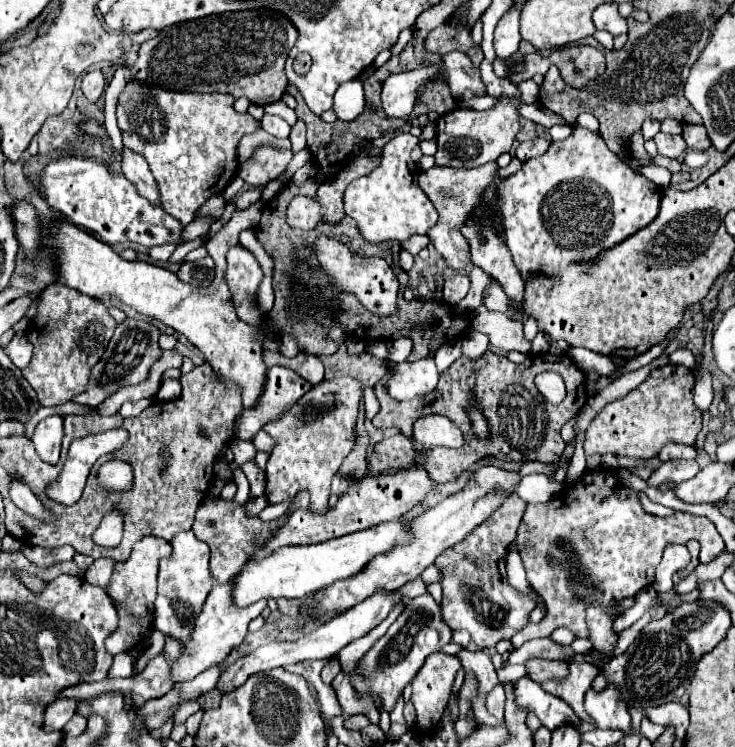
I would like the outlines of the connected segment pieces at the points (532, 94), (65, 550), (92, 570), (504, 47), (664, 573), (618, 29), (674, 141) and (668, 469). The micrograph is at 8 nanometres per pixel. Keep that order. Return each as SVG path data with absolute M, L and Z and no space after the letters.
M532 79L519 83L518 88L522 94L522 100L526 104L531 104L537 101L539 95L539 85Z
M21 545L21 553L23 553L33 565L53 567L53 565L57 565L57 563L71 561L73 555L75 555L75 549L69 547L69 545L55 547L55 549L45 549L45 547L39 547L39 545Z
M97 559L97 561L93 561L93 565L85 573L85 581L91 583L91 585L101 585L101 587L107 585L109 579L111 579L115 563L117 563L115 559Z
M515 5L507 15L503 15L503 19L499 21L497 29L495 29L495 39L493 39L493 47L499 59L509 59L513 53L517 53L521 35L519 35L519 11L521 5Z
M671 543L663 549L663 559L657 565L656 569L656 586L658 593L667 592L667 577L673 577L673 573L685 569L689 565L689 551L685 545Z
M607 3L607 5L599 5L593 13L593 21L597 29L605 29L609 31L613 37L627 33L627 19L619 15L617 11L617 3Z
M657 133L655 135L655 143L657 143L657 149L659 149L659 155L671 157L671 159L679 159L685 153L685 149L687 149L687 145L685 145L681 135Z
M667 461L649 477L649 487L659 487L663 483L681 483L699 473L697 461Z

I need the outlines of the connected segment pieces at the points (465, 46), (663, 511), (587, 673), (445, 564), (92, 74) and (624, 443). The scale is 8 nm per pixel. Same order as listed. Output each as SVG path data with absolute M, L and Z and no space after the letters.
M439 25L433 29L425 39L425 49L429 53L451 53L451 51L463 51L475 67L483 61L483 51L477 47L471 39L471 33L467 27L451 27L451 25Z
M647 497L647 501L643 499L643 503L641 503L641 505L643 505L643 507L645 507L649 513L653 513L653 515L659 515L659 517L667 517L676 512L669 507L664 507L663 505L653 505L653 503L649 501L649 497Z
M569 663L569 669L571 669L571 673L567 679L547 681L547 683L541 683L541 687L547 693L557 695L563 701L567 701L571 707L577 707L577 717L581 721L593 723L593 719L583 709L583 697L591 689L591 681L595 679L595 675L599 675L601 669L591 663Z
M513 495L509 497L487 521L473 529L463 543L447 549L435 561L443 569L443 619L455 629L465 629L481 649L495 647L499 639L513 637L519 629L527 625L529 613L535 609L535 601L529 595L517 593L507 583L505 557L507 547L515 539L527 501Z
M89 71L81 81L81 91L85 97L101 97L105 91L105 79L101 71Z
M665 365L649 375L645 383L629 391L623 399L607 403L587 429L587 455L615 455L633 459L653 459L667 443L683 443L695 447L701 429L703 411L693 403L695 375L681 365Z

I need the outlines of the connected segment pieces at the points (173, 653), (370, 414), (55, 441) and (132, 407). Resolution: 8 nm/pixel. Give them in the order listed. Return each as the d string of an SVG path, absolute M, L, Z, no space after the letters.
M165 635L163 657L167 659L169 665L171 665L171 661L175 661L175 657L179 657L179 639L173 639L173 637L167 637L167 635Z
M365 387L365 395L367 395L367 419L373 419L375 413L379 411L379 401L371 387Z
M53 415L53 417L39 421L33 435L31 435L37 455L43 461L55 465L61 455L63 435L65 435L65 431L63 431L63 417L61 415Z
M142 399L137 402L126 402L121 406L118 414L123 418L135 417L151 405L151 403L151 399Z

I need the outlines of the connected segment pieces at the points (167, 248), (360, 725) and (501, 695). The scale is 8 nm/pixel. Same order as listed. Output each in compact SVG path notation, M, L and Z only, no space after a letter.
M165 244L165 245L161 245L161 246L155 246L153 248L151 248L149 250L149 255L158 261L168 261L169 257L171 256L171 254L174 252L174 250L176 249L176 247L179 244Z
M356 714L344 721L344 727L347 730L362 731L370 723L370 720L363 714Z
M497 685L489 695L487 695L487 711L499 721L503 723L503 717L505 717L505 689L503 685Z

